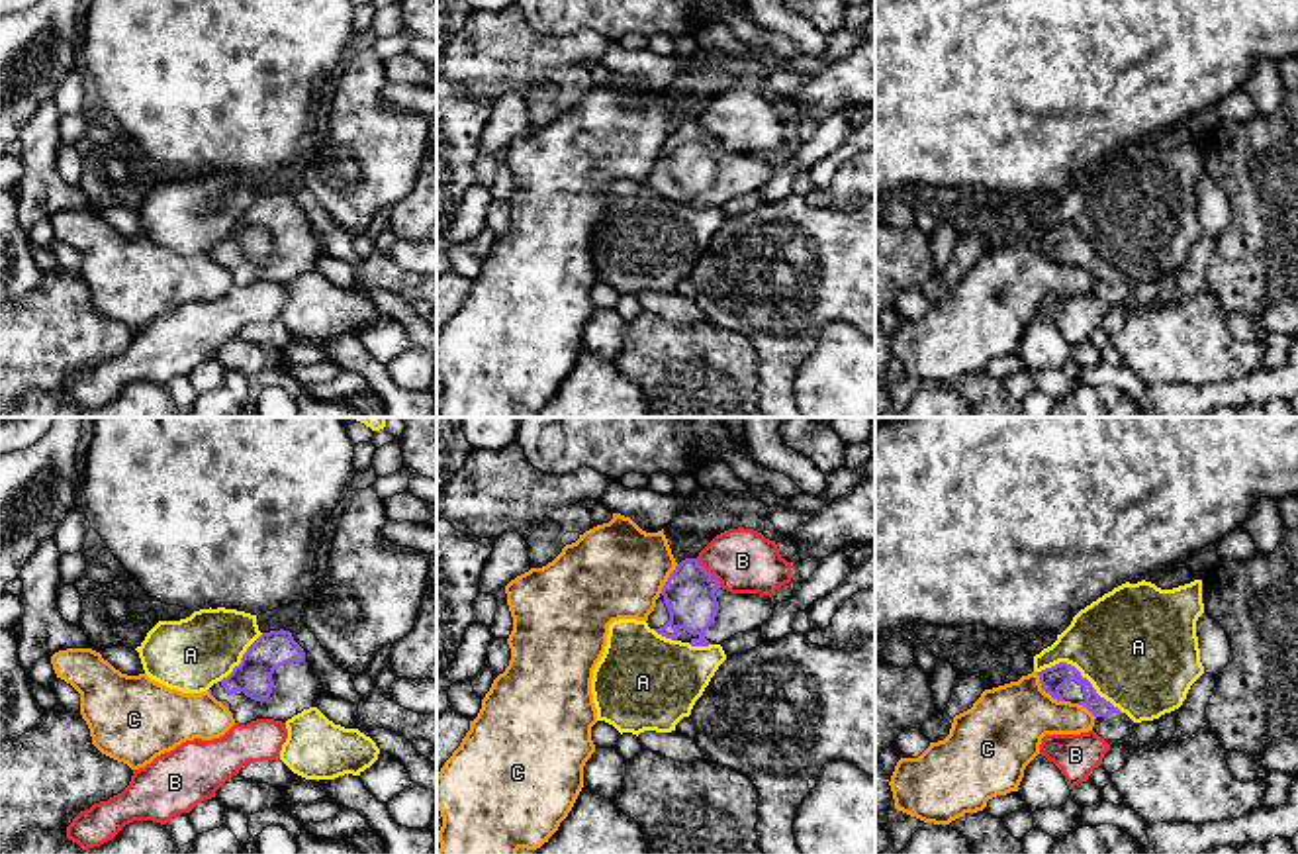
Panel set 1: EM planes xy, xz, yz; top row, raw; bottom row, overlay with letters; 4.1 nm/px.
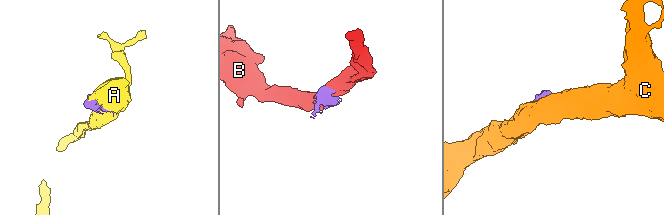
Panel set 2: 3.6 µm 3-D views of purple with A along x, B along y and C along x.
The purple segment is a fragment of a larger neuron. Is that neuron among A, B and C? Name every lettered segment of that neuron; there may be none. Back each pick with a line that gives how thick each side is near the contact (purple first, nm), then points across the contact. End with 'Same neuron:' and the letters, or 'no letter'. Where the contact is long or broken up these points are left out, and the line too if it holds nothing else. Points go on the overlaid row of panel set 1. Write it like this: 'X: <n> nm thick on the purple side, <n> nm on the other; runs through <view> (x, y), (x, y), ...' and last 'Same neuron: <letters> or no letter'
Same neuron: no letter

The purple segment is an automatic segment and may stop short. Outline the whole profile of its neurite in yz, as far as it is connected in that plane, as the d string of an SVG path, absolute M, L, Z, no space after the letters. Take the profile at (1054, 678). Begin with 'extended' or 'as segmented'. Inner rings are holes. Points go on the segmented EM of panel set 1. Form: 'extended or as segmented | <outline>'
extended | M1059 662L1051 668L1038 672L1042 689L1057 701L1071 701L1087 707L1096 719L1092 731L1102 736L1110 746L1126 744L1134 735L1134 721L1100 697L1092 684L1081 672Z

